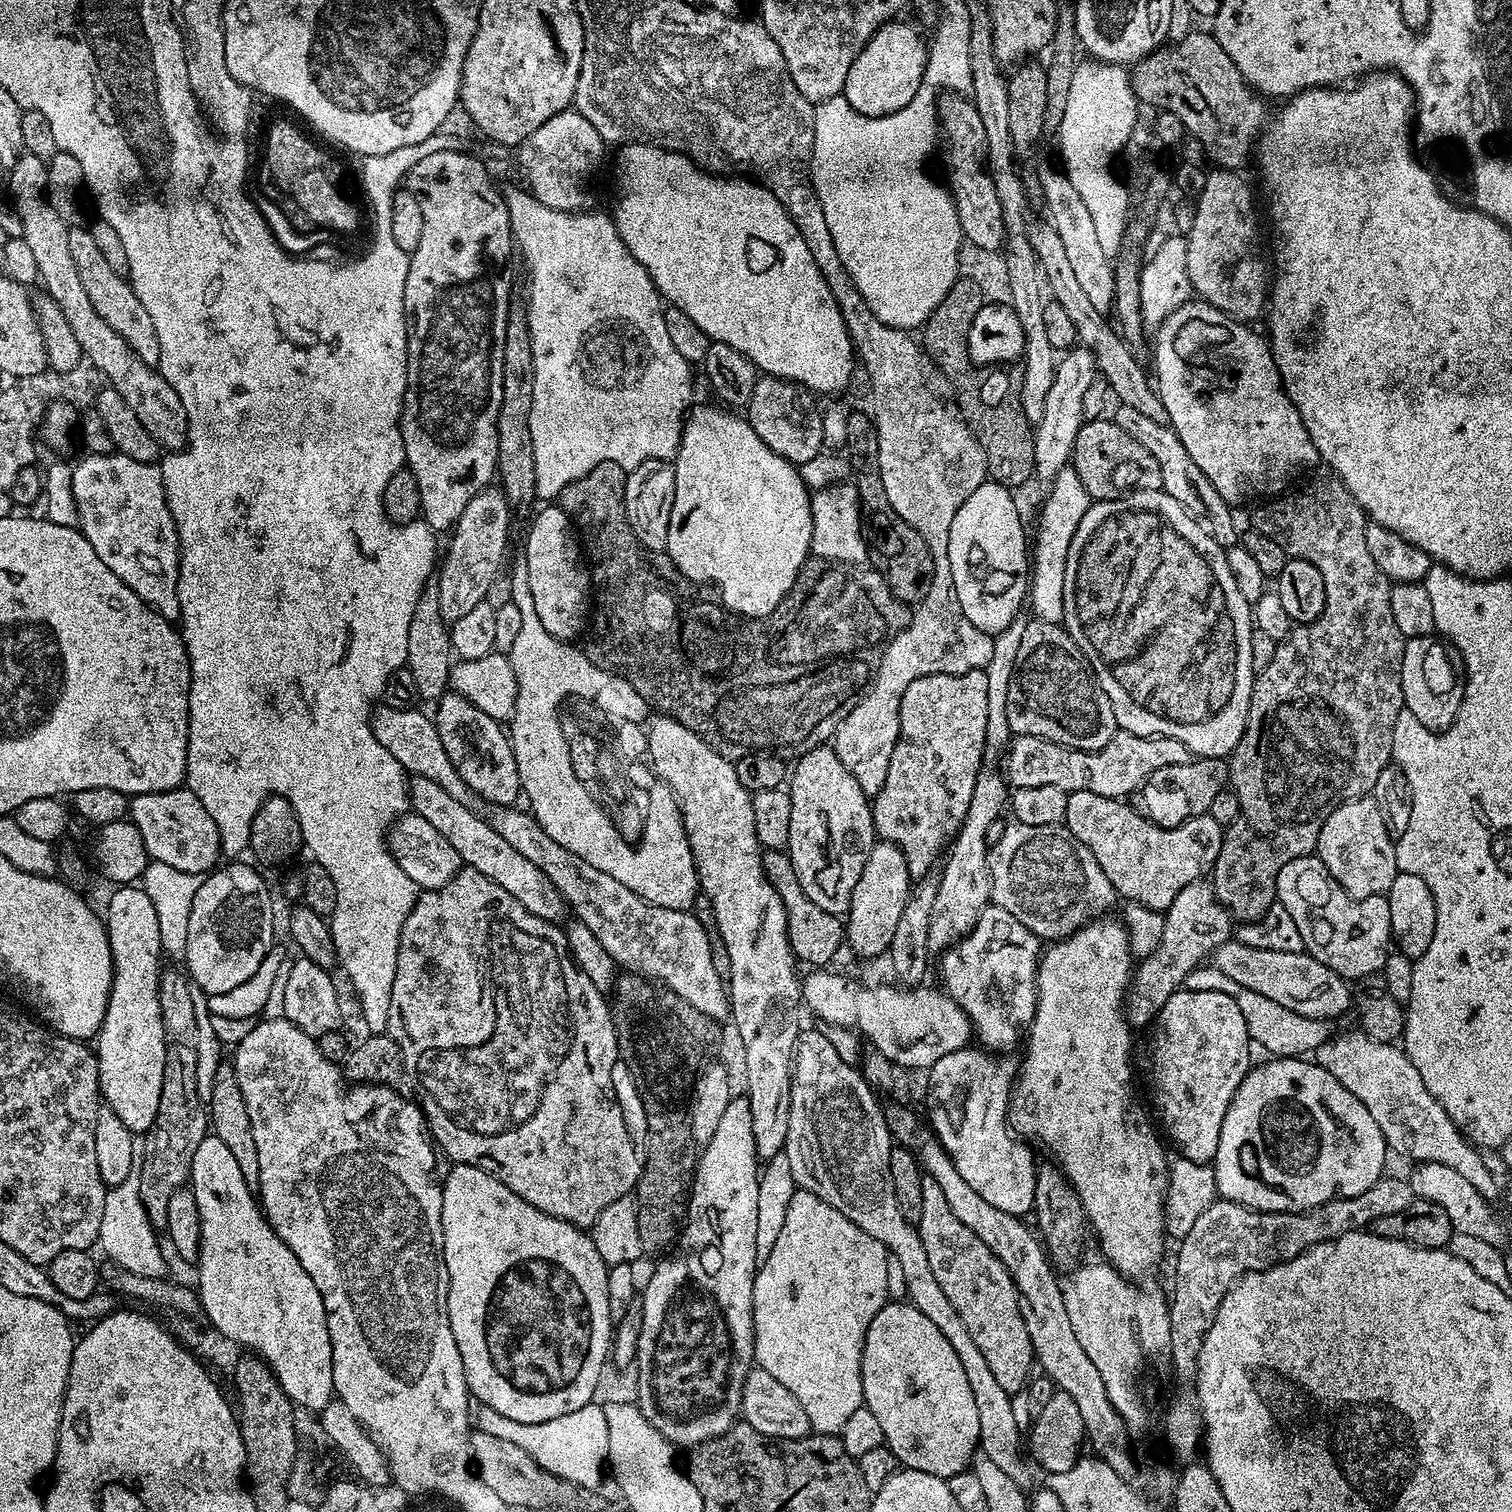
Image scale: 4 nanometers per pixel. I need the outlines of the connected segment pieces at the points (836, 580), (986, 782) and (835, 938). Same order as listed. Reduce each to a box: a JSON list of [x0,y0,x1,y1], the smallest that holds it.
[[558,462,913,726],[929,615,1028,954],[763,850,846,966]]

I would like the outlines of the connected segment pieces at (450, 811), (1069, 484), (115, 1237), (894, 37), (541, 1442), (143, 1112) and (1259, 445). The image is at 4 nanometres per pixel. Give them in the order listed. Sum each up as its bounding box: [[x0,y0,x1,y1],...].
[[408,776,566,922],[1030,466,1090,624],[99,1175,164,1277],[842,18,929,116],[474,1402,610,1490],[94,886,166,1134],[1154,298,1321,506]]

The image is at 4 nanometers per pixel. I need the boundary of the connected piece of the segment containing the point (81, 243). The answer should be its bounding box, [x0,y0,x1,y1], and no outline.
[69,227,160,365]

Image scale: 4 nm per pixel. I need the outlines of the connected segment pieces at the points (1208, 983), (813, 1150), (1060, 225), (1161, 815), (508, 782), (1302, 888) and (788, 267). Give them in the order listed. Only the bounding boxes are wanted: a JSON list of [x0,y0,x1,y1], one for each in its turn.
[[1183,966,1334,1058],[783,1031,1032,1489],[1039,169,1115,315],[1138,758,1229,828],[434,690,522,806],[1276,854,1394,982],[614,142,854,394]]

